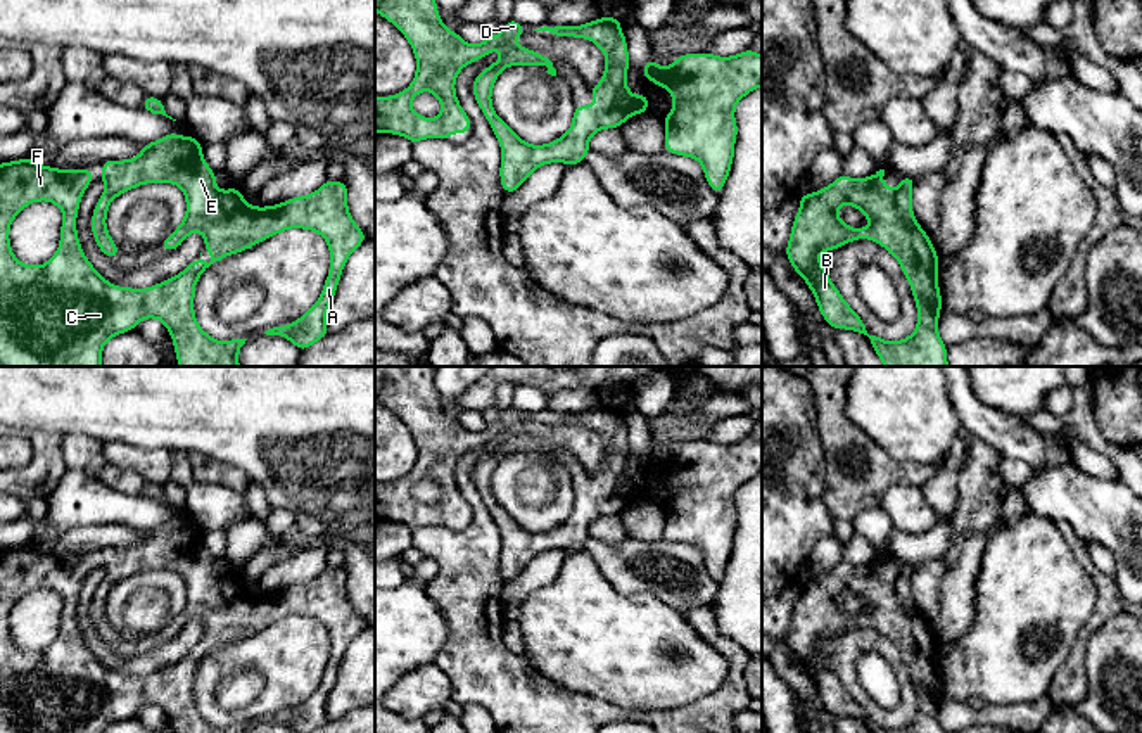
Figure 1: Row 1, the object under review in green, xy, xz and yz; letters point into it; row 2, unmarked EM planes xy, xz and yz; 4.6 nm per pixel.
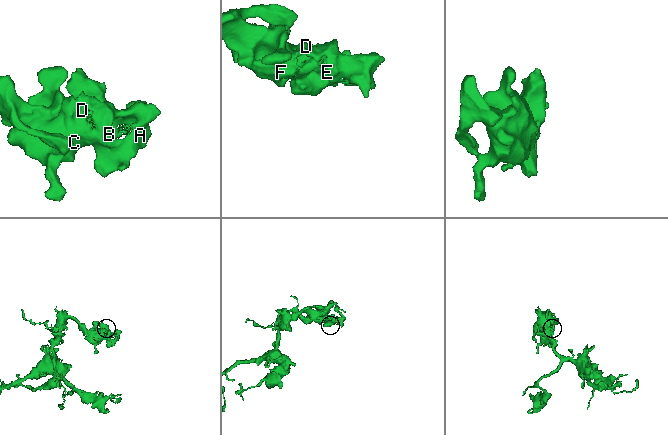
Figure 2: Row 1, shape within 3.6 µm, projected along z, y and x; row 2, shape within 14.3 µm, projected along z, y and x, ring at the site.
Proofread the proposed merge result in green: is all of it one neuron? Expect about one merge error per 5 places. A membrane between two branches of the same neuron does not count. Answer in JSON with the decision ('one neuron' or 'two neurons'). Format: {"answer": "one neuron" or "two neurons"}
{"answer": "one neuron"}

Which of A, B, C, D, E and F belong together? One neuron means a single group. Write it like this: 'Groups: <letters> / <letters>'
Groups: A B C D E F

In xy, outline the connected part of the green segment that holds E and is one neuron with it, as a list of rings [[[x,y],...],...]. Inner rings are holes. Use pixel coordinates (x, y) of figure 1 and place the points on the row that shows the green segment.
[[[176,131],[143,143],[143,150],[124,161],[107,159],[100,180],[105,190],[92,213],[92,233],[98,249],[116,261],[119,249],[111,239],[105,218],[109,204],[131,188],[145,183],[174,183],[185,194],[187,214],[176,230],[159,242],[166,251],[176,251],[194,233],[204,233],[204,251],[181,273],[149,289],[117,287],[107,282],[86,259],[76,232],[76,216],[83,192],[92,183],[92,168],[57,169],[41,166],[33,157],[0,164],[0,366],[102,366],[104,344],[135,330],[145,318],[157,318],[166,325],[174,344],[178,366],[240,366],[238,351],[247,339],[214,341],[195,320],[194,297],[199,277],[214,263],[230,254],[244,252],[273,235],[304,228],[320,233],[330,249],[330,271],[320,299],[295,322],[273,327],[266,335],[282,335],[304,351],[327,334],[327,311],[347,258],[366,240],[347,209],[347,185],[344,180],[325,183],[309,195],[297,195],[276,206],[256,207],[245,202],[240,188],[216,188],[216,173],[202,157],[202,143],[195,137],[180,137]],[[48,201],[60,207],[60,242],[57,252],[40,266],[16,259],[9,228],[14,218],[31,202]]]

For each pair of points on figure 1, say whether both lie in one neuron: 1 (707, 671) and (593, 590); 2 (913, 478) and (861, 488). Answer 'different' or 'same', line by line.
1: same
2: same

